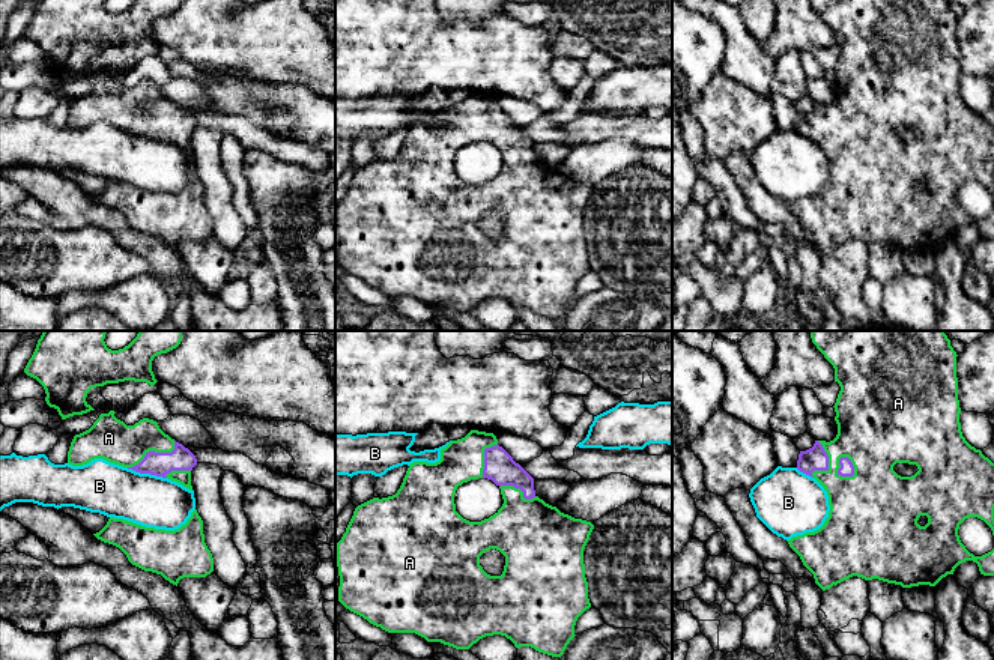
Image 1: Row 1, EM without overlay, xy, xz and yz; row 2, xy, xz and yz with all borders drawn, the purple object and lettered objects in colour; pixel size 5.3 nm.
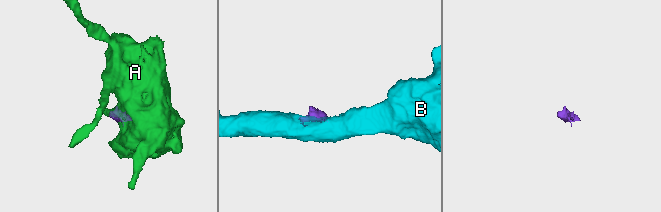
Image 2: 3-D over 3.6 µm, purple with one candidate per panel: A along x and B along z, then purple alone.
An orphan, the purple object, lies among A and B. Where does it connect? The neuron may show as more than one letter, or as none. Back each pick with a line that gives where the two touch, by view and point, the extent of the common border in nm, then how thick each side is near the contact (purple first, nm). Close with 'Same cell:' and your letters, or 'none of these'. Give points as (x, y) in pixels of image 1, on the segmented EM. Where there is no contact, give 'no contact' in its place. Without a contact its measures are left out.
A: contact xy (154, 451); length 300 nm; calibres 130 and 220 nm
Same cell: A

